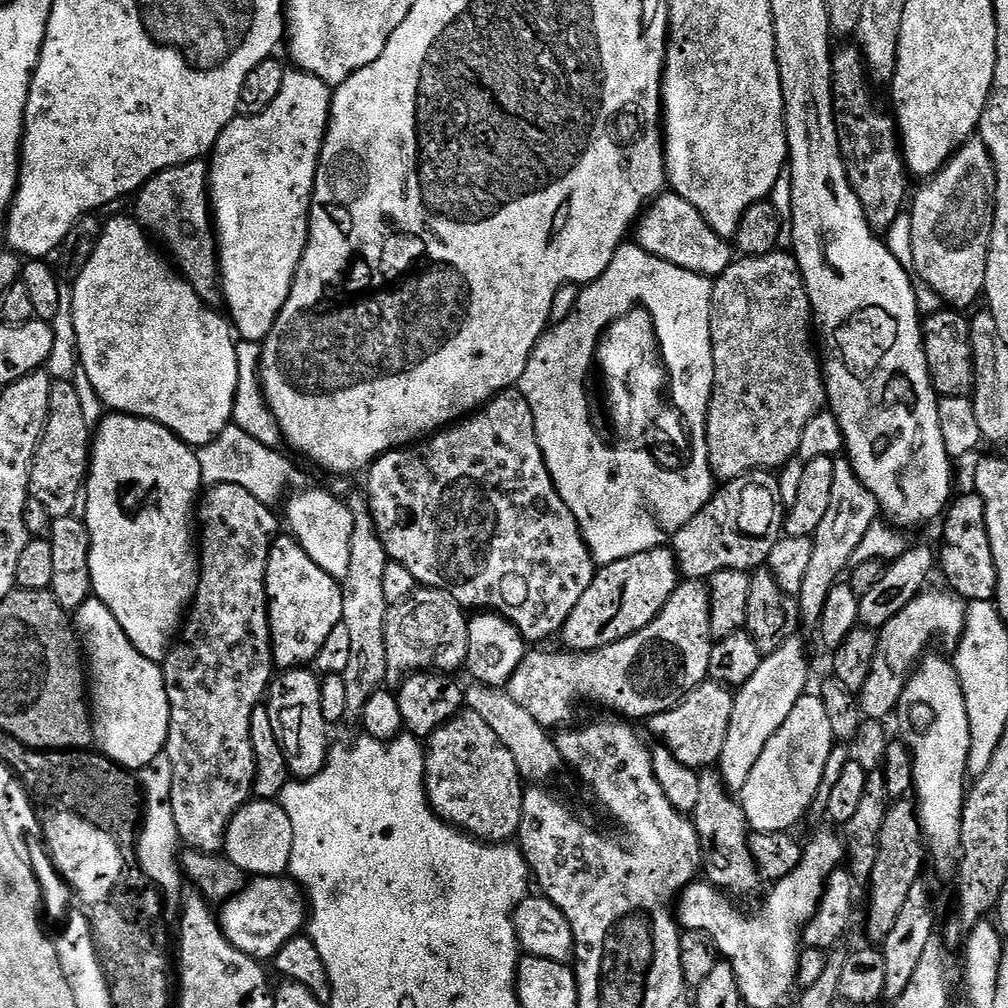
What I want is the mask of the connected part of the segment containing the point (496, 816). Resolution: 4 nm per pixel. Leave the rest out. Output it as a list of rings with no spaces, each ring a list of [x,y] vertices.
[[[467,710],[461,711],[452,720],[445,722],[441,728],[434,730],[426,740],[423,765],[428,806],[441,820],[481,842],[504,842],[519,833],[525,785],[522,783],[514,758],[498,742],[494,730],[490,730],[490,726],[486,726],[482,718],[478,718],[478,714]]]

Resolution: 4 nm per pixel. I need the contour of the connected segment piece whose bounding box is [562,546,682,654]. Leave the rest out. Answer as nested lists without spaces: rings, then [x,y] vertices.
[[[668,546],[651,548],[642,554],[603,565],[564,622],[562,635],[568,647],[565,649],[572,654],[596,652],[642,630],[654,622],[681,580],[676,567],[676,553]]]

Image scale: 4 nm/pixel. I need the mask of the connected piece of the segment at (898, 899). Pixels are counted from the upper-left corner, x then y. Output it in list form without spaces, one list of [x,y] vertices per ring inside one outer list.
[[[900,798],[889,803],[888,813],[882,822],[880,835],[884,837],[884,852],[876,849],[876,855],[880,857],[880,864],[874,862],[874,870],[872,871],[876,875],[876,900],[869,896],[866,900],[866,908],[868,909],[866,924],[871,928],[880,928],[880,932],[870,933],[867,935],[868,940],[871,940],[873,936],[880,936],[883,940],[887,938],[884,932],[890,934],[890,929],[894,926],[892,916],[898,918],[898,910],[902,910],[906,897],[910,895],[908,884],[914,886],[914,882],[922,874],[920,872],[922,829],[915,803],[911,799]]]

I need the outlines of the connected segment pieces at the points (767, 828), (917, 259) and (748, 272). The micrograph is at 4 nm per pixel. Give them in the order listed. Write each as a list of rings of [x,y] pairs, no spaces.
[[[805,694],[790,710],[789,717],[766,742],[757,761],[738,792],[741,808],[749,829],[757,832],[785,832],[804,816],[804,811],[816,800],[816,792],[823,780],[825,760],[830,758],[834,737],[822,699]]]
[[[970,138],[957,152],[953,152],[947,164],[923,181],[920,189],[915,189],[910,200],[912,218],[911,267],[916,267],[915,275],[919,283],[930,286],[942,297],[948,306],[968,304],[980,300],[986,282],[986,254],[990,246],[990,230],[994,226],[994,198],[996,197],[996,171],[988,148],[983,140]]]
[[[777,250],[765,256],[745,256],[733,259],[732,265],[723,274],[715,277],[712,286],[712,309],[710,310],[710,334],[712,335],[712,353],[714,354],[714,386],[712,397],[708,403],[708,421],[704,426],[708,465],[717,481],[734,480],[745,473],[757,470],[776,470],[788,463],[797,455],[799,438],[803,428],[822,408],[822,397],[826,392],[826,377],[822,371],[821,361],[812,353],[812,336],[808,333],[814,324],[812,303],[808,301],[808,291],[804,285],[804,275],[800,272],[800,264],[791,251]]]

